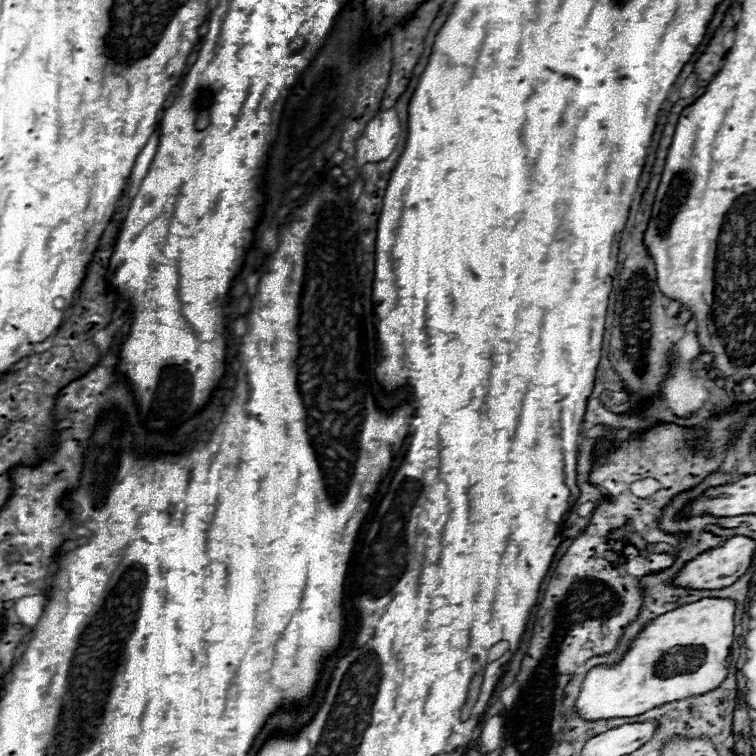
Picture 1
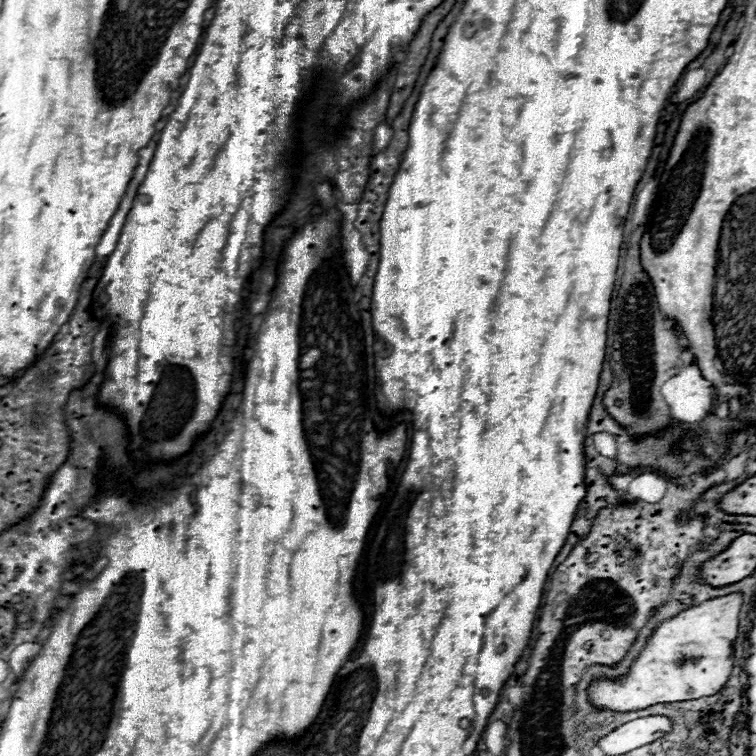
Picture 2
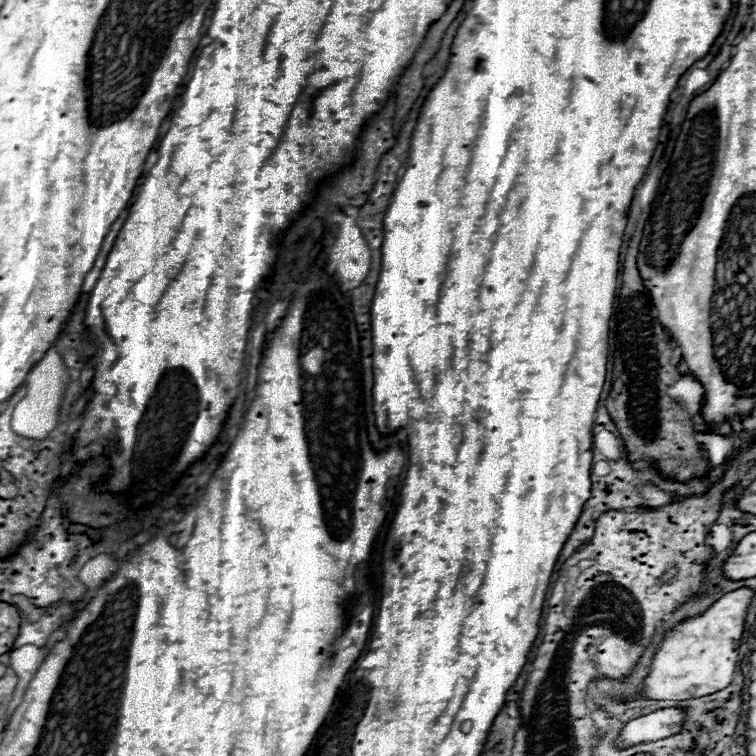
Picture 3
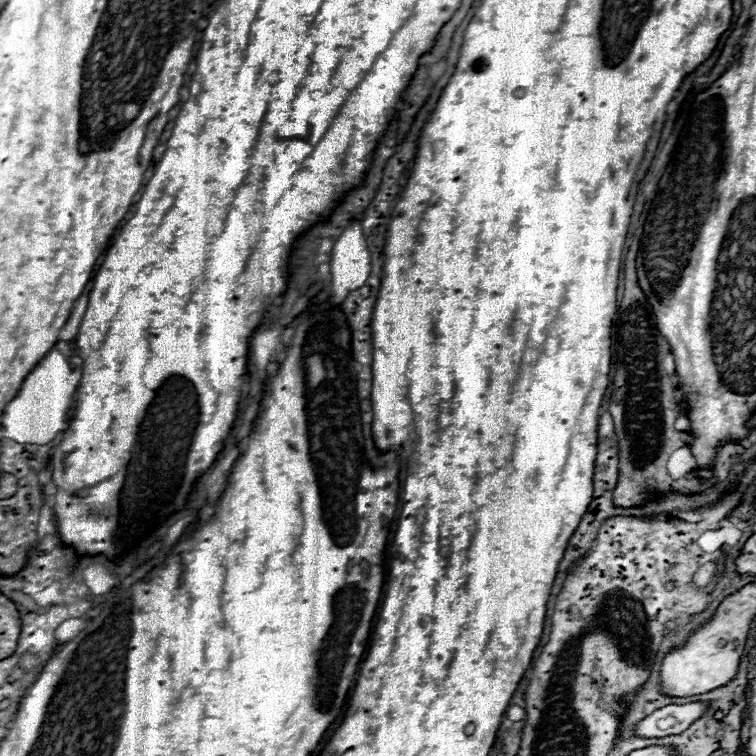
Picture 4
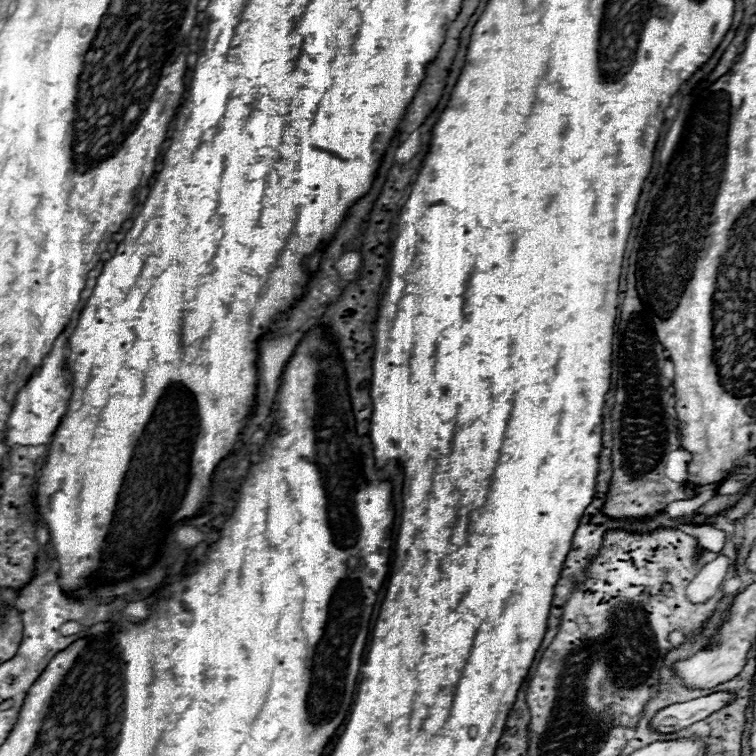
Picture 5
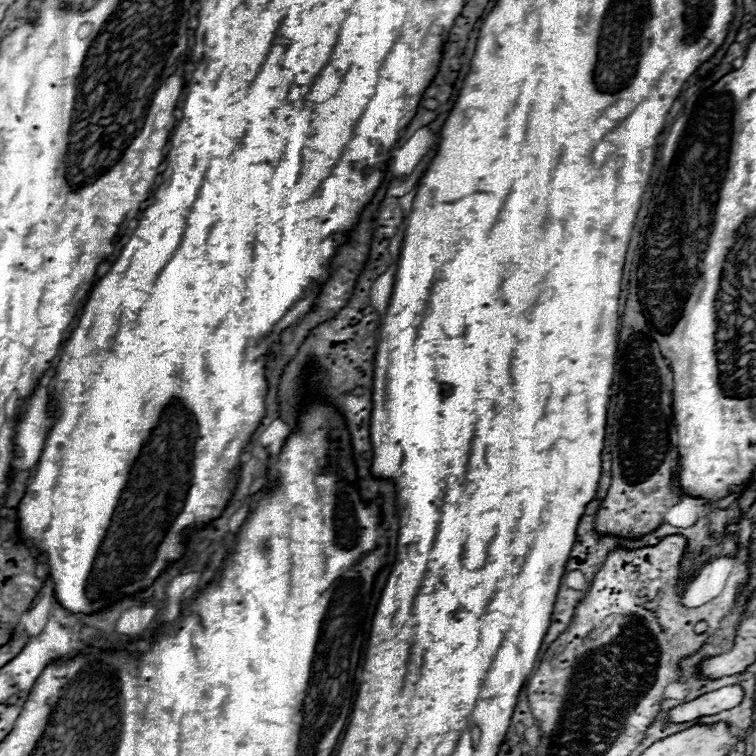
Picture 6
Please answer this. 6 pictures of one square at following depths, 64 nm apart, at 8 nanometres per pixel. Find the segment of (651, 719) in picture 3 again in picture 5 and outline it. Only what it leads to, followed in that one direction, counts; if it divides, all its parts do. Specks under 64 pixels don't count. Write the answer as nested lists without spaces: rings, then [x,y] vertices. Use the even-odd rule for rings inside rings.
[[[714,692],[710,696],[702,696],[702,698],[696,698],[690,702],[672,704],[654,716],[652,726],[660,732],[682,730],[682,728],[694,724],[696,720],[702,720],[704,716],[710,716],[712,712],[718,712],[720,708],[728,706],[734,698],[736,696],[732,692]]]

